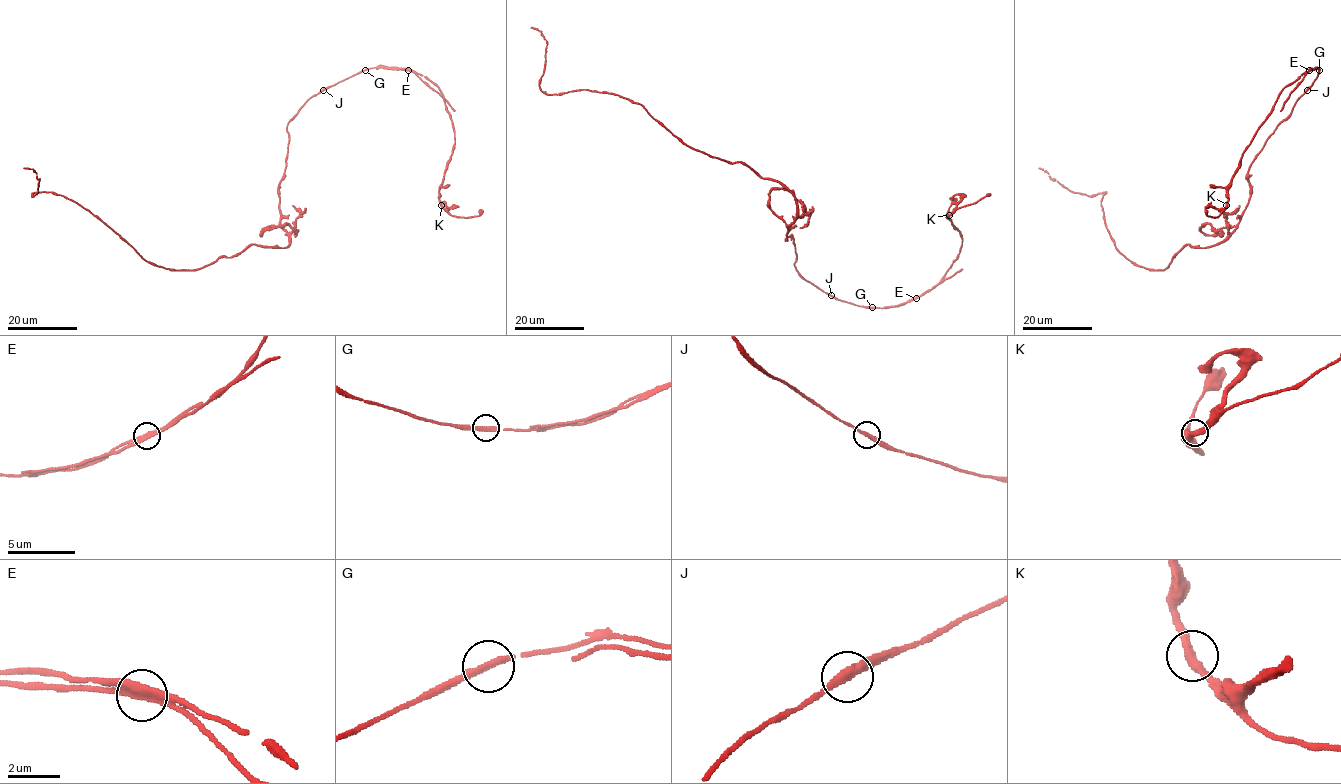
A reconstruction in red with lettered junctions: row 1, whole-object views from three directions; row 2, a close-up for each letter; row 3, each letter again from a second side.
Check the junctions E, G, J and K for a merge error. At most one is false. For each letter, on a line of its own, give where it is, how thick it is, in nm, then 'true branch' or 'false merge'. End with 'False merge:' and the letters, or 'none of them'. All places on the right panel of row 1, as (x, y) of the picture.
E: place (1309, 70); calibre 400 nm; false merge
G: place (1319, 70); calibre 300 nm; true branch
J: place (1307, 90); calibre 320 nm; true branch
K: place (1226, 205); calibre 360 nm; true branch
False merge: E

